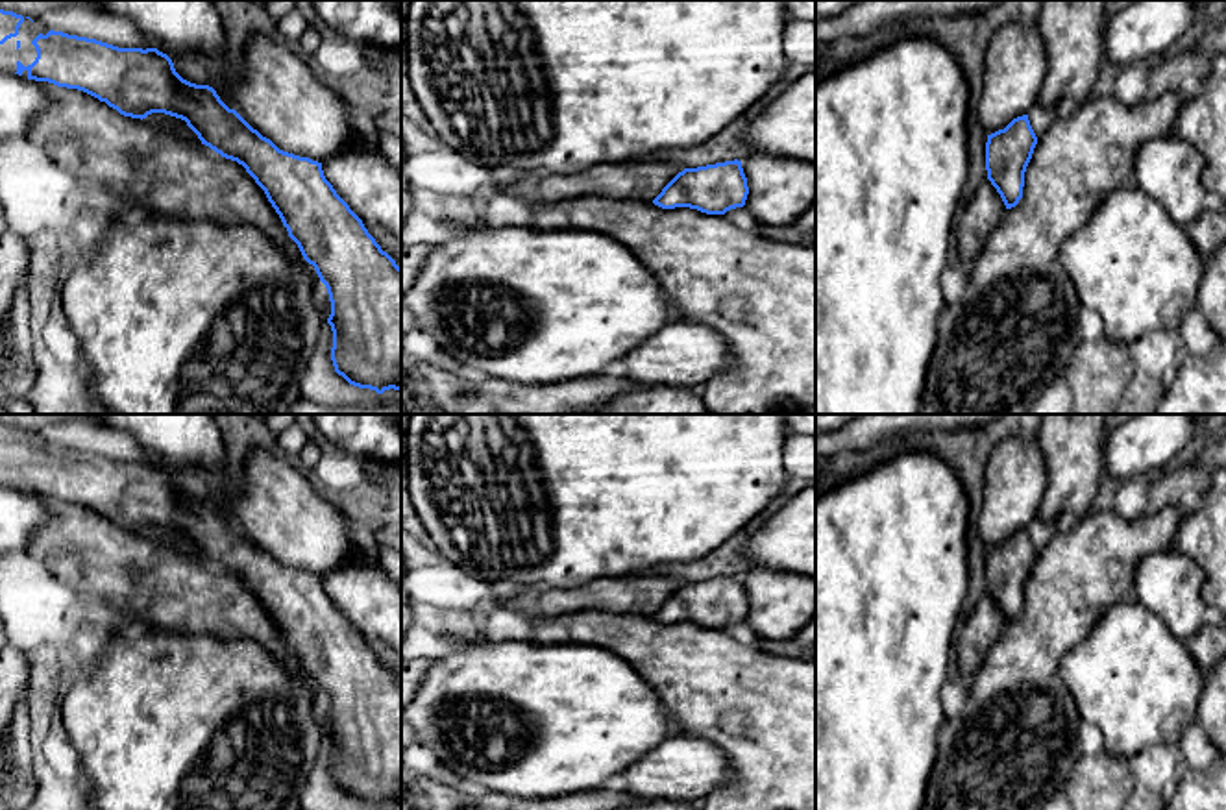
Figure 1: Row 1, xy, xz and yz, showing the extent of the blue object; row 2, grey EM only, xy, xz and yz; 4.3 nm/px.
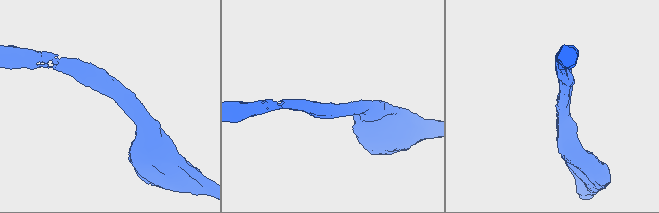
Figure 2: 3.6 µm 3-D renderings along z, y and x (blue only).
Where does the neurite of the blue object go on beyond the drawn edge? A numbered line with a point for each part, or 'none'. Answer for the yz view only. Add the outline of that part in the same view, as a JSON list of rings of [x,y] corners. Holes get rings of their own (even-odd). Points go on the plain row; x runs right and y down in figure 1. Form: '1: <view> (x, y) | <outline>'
1: yz (982, 627) | [[[989,594],[982,595],[973,612],[965,620],[965,627],[958,640],[958,669],[962,684],[967,688],[991,645],[1006,627],[1006,620]]]

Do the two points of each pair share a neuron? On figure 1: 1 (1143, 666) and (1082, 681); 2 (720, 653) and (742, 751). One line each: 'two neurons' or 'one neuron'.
1: one neuron
2: one neuron

